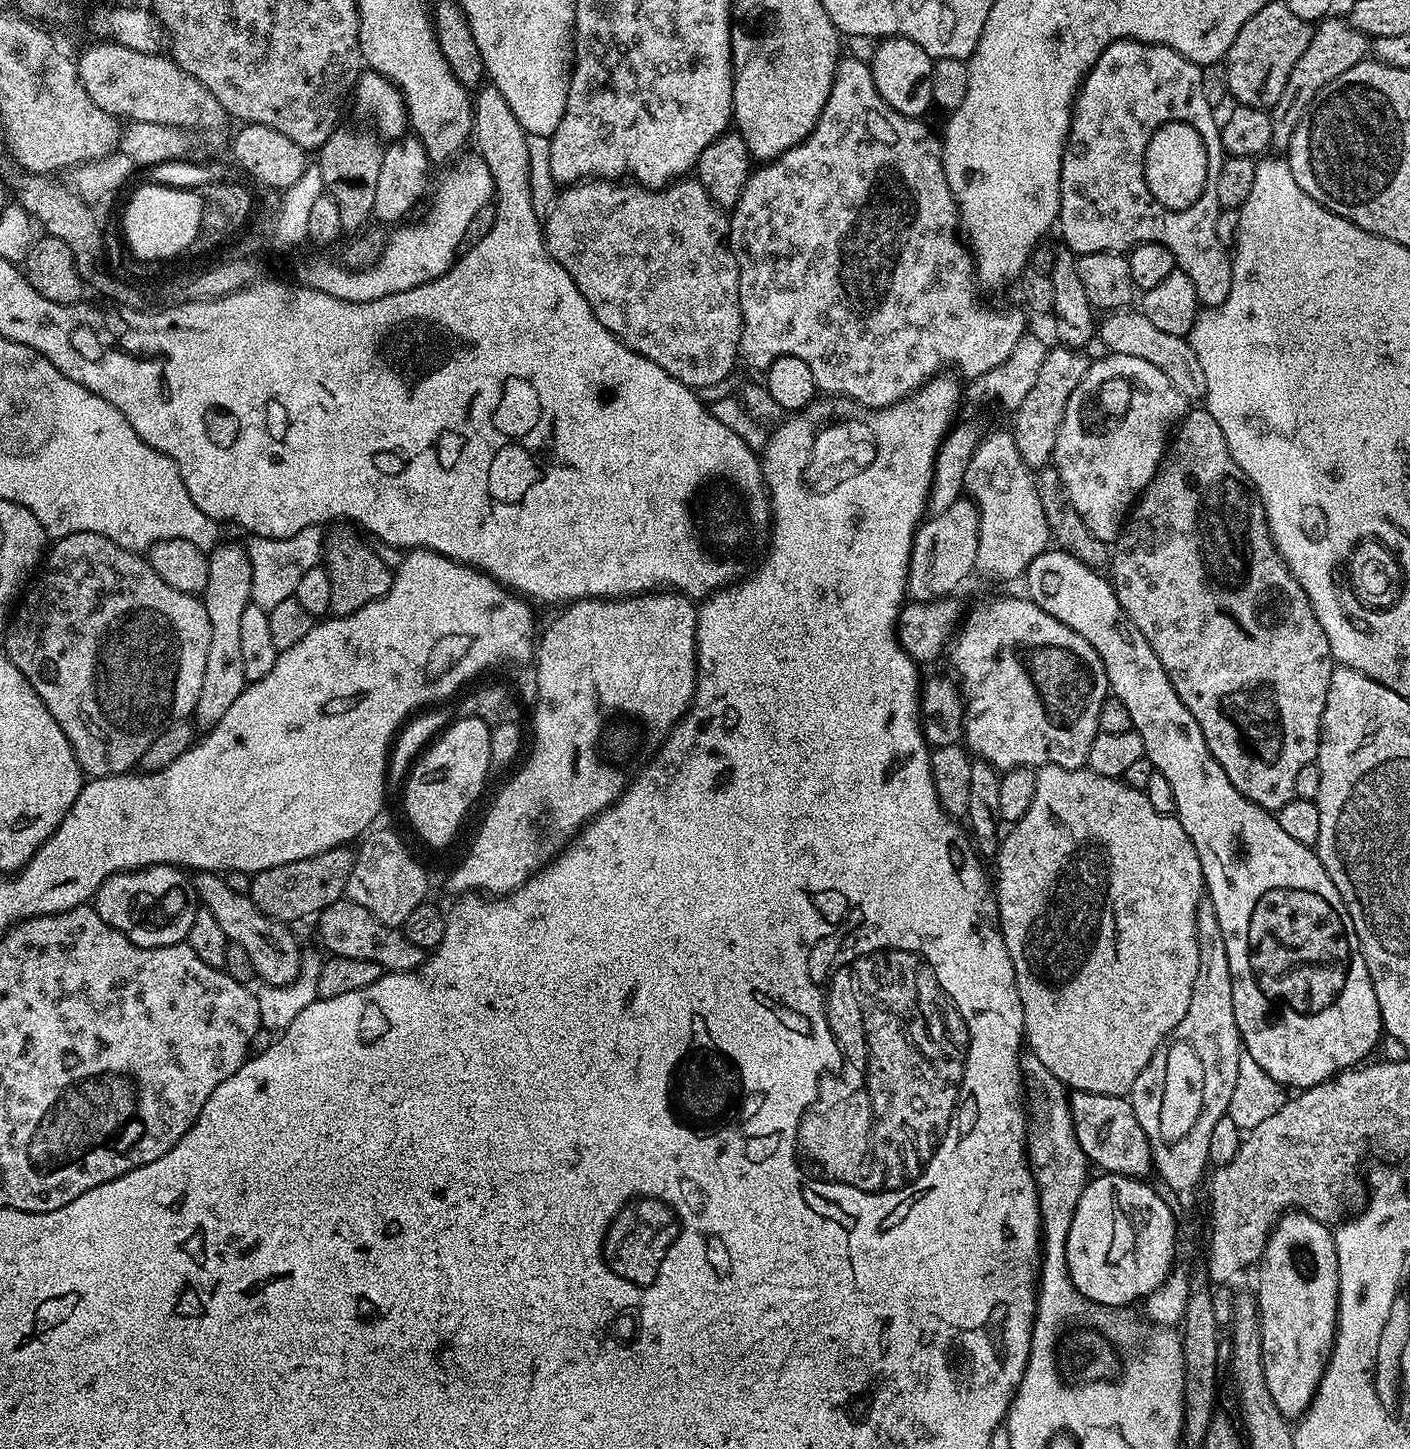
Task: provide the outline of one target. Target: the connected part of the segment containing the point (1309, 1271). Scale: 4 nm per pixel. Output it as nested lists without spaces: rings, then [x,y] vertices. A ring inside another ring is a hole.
[[[1285,1212],[1268,1234],[1268,1244],[1259,1261],[1260,1333],[1262,1334],[1262,1362],[1266,1370],[1266,1386],[1274,1406],[1289,1418],[1303,1416],[1312,1404],[1320,1379],[1332,1359],[1332,1344],[1336,1341],[1336,1312],[1340,1308],[1338,1290],[1338,1250],[1336,1237],[1329,1225],[1310,1218],[1305,1212]]]

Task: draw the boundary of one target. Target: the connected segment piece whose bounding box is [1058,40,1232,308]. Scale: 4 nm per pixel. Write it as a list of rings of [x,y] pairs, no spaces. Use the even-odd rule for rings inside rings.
[[[1115,40],[1100,55],[1098,62],[1084,77],[1076,103],[1072,105],[1072,121],[1068,131],[1068,143],[1062,154],[1060,175],[1060,214],[1058,232],[1063,247],[1075,252],[1077,257],[1095,252],[1127,253],[1137,244],[1154,242],[1166,246],[1174,254],[1179,271],[1194,282],[1194,294],[1204,308],[1217,308],[1226,302],[1232,281],[1232,258],[1229,249],[1218,242],[1216,227],[1222,211],[1218,202],[1217,183],[1214,175],[1222,170],[1226,153],[1220,141],[1218,116],[1212,113],[1212,104],[1204,93],[1204,76],[1201,65],[1191,64],[1182,54],[1161,44],[1143,44],[1137,40]],[[1166,123],[1186,123],[1198,132],[1206,148],[1206,161],[1210,174],[1203,181],[1203,189],[1197,199],[1181,208],[1173,209],[1150,194],[1145,161],[1151,135]]]

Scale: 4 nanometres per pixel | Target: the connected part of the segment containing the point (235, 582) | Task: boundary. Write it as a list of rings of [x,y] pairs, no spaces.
[[[221,542],[207,553],[208,577],[202,593],[206,615],[210,617],[210,651],[206,653],[206,674],[198,694],[194,720],[204,730],[216,727],[217,722],[234,706],[234,698],[242,694],[246,681],[242,674],[242,649],[239,648],[240,619],[246,606],[252,603],[251,566],[248,549],[243,543]]]

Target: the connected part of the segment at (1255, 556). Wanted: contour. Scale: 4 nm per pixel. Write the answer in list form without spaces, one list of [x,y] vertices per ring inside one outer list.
[[[1193,407],[1175,429],[1154,478],[1140,493],[1119,538],[1114,541],[1114,551],[1110,556],[1111,568],[1110,579],[1113,585],[1118,586],[1116,597],[1122,610],[1128,615],[1130,623],[1142,634],[1142,638],[1150,642],[1178,698],[1182,698],[1186,710],[1194,714],[1194,722],[1198,722],[1206,738],[1206,746],[1210,746],[1210,754],[1218,762],[1218,766],[1226,770],[1226,778],[1230,778],[1233,786],[1246,798],[1250,798],[1250,802],[1273,814],[1279,812],[1282,806],[1286,806],[1286,802],[1294,798],[1294,778],[1298,778],[1298,770],[1313,763],[1318,754],[1322,710],[1326,710],[1326,690],[1330,690],[1330,674],[1334,661],[1330,642],[1326,642],[1326,630],[1322,630],[1310,606],[1310,598],[1306,598],[1306,590],[1298,586],[1272,540],[1266,510],[1259,494],[1252,487],[1247,474],[1238,466],[1238,462],[1234,462],[1226,446],[1226,434],[1222,434],[1222,426],[1218,426],[1218,422],[1214,422],[1214,418],[1203,407]]]

